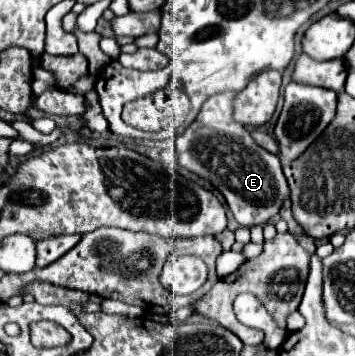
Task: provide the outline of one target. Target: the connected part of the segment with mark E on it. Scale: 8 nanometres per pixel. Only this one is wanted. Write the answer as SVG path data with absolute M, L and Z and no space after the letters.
M224 92L208 98L196 120L176 138L176 152L182 168L208 180L222 192L240 226L264 226L278 218L290 190L278 156L258 146L250 132L232 118L236 96L238 92Z

